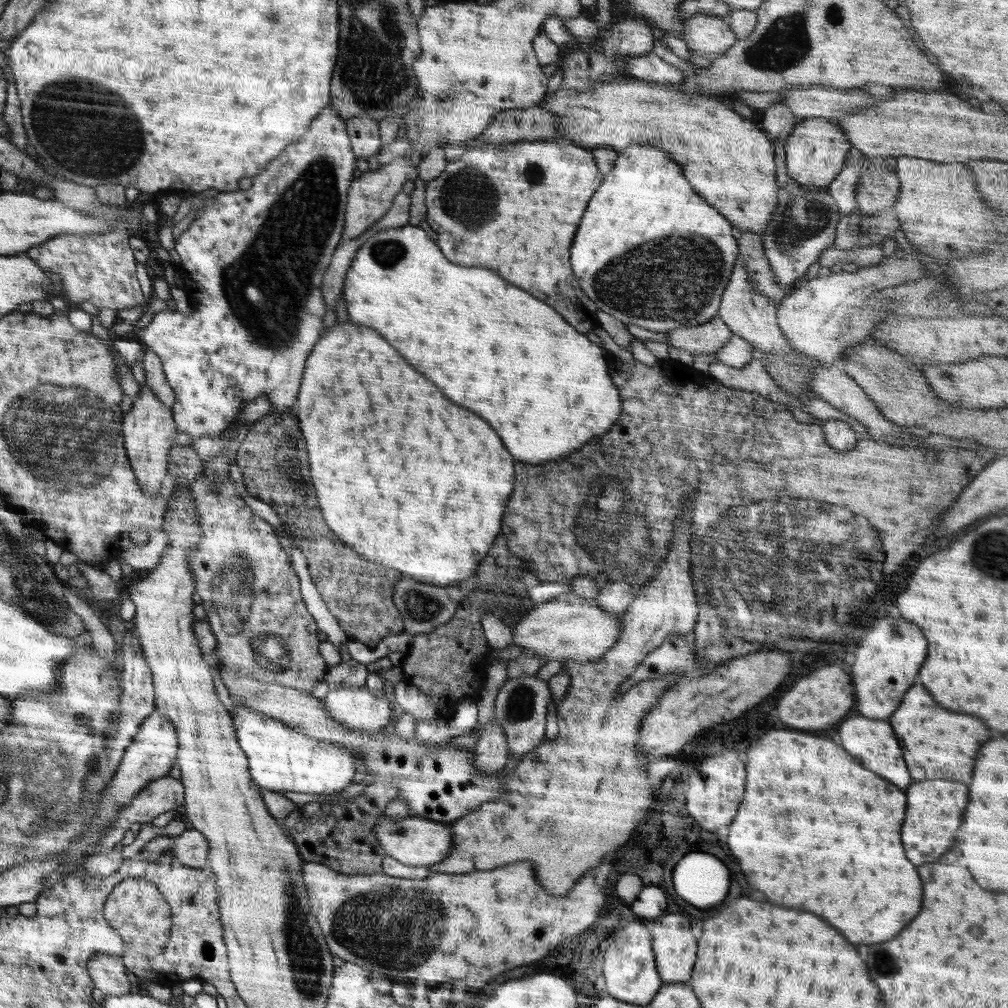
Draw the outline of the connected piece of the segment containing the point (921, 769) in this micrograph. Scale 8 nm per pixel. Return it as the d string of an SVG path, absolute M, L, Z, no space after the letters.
M912 686L900 708L892 714L890 726L900 738L900 748L914 780L958 780L970 782L974 758L982 744L990 740L990 730L970 714L954 714L940 708L924 686Z

